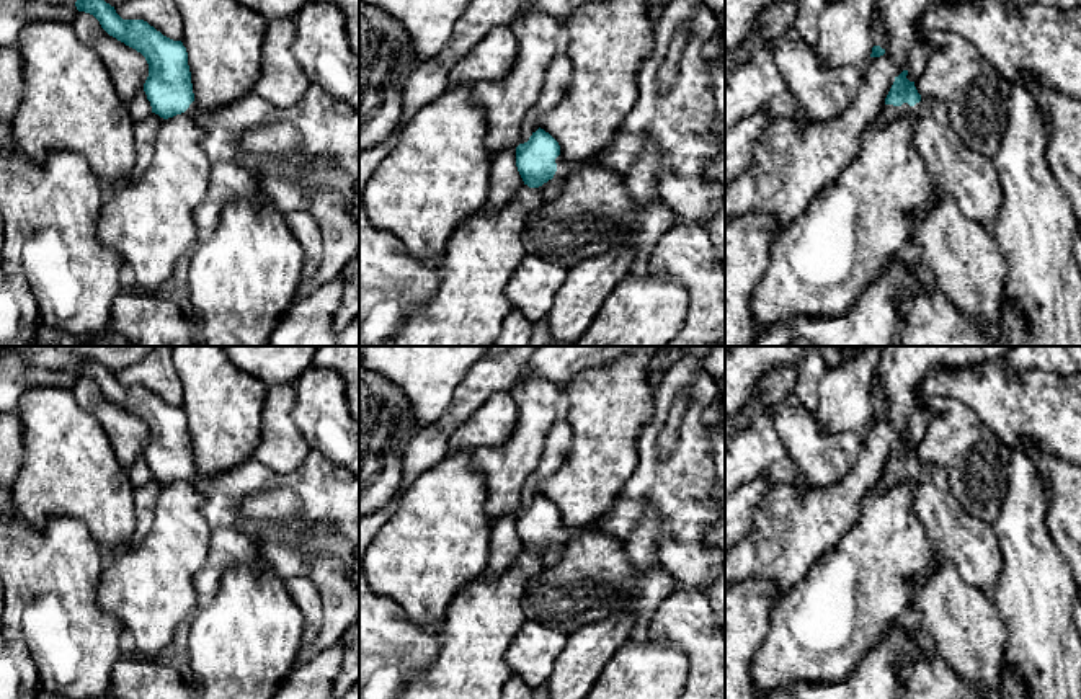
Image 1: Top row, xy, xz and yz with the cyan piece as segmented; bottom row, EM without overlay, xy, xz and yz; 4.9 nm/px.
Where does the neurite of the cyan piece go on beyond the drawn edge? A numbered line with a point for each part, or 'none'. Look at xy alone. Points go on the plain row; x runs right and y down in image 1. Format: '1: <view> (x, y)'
1: xy (327, 492)

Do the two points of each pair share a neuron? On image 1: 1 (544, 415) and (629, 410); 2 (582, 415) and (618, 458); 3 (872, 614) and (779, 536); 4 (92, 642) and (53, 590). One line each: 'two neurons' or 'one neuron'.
1: two neurons
2: one neuron
3: two neurons
4: one neuron

